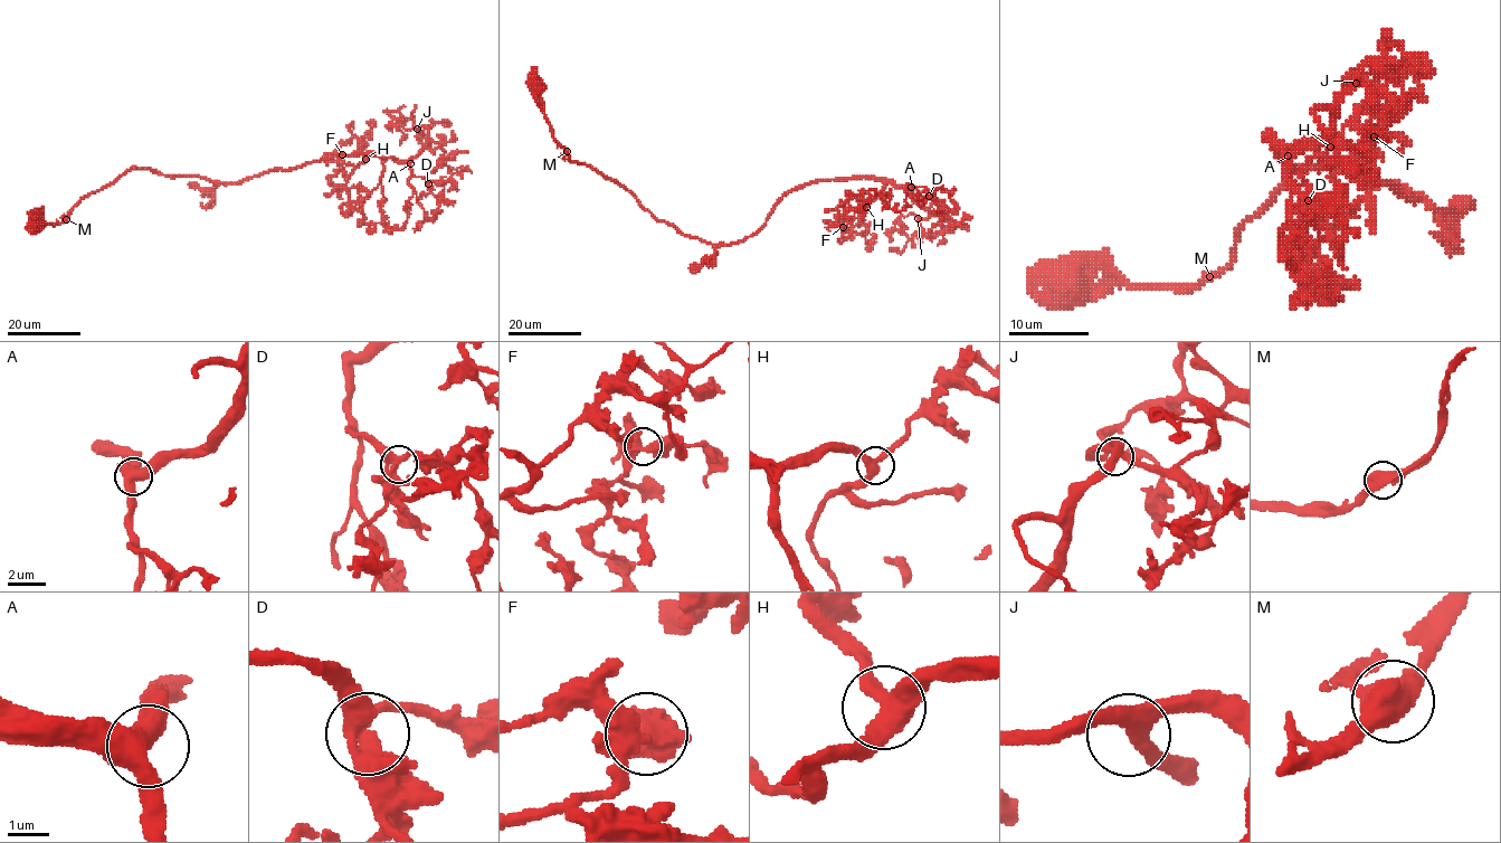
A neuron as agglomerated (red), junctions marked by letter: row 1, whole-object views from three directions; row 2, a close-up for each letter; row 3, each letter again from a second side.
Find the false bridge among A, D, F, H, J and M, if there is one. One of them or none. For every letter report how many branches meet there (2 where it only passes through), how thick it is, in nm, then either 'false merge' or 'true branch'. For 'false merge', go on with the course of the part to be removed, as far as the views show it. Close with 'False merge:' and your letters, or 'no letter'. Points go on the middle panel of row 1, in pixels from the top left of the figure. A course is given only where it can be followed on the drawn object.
A: branches 3; calibre 480 nm; true branch
D: branches 3; calibre 400 nm; true branch
F: branches 3; calibre 420 nm; true branch
H: branches 3; calibre 420 nm; true branch
J: branches 3; calibre 380 nm; true branch
M: branches 2; calibre 600 nm; true branch
False merge: no letter

